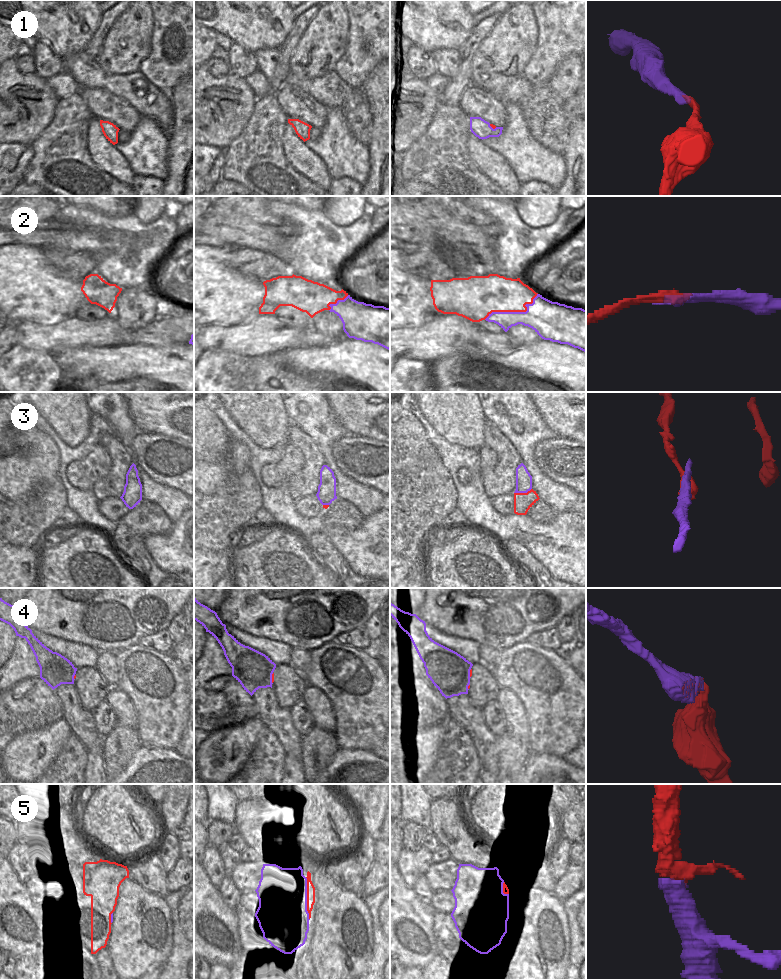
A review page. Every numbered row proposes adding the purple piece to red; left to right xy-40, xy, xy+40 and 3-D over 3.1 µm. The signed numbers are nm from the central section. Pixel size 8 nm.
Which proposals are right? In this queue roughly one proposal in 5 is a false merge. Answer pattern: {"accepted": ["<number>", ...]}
{"accepted": ["1", "2", "4", "5"]}

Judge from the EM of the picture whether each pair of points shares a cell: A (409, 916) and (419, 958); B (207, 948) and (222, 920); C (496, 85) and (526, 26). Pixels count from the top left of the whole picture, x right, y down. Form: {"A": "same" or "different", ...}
{"A": "same", "B": "same", "C": "same"}

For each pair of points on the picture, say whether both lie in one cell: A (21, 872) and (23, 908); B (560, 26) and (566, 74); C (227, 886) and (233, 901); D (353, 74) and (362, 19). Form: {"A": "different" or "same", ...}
{"A": "different", "B": "different", "C": "same", "D": "same"}

